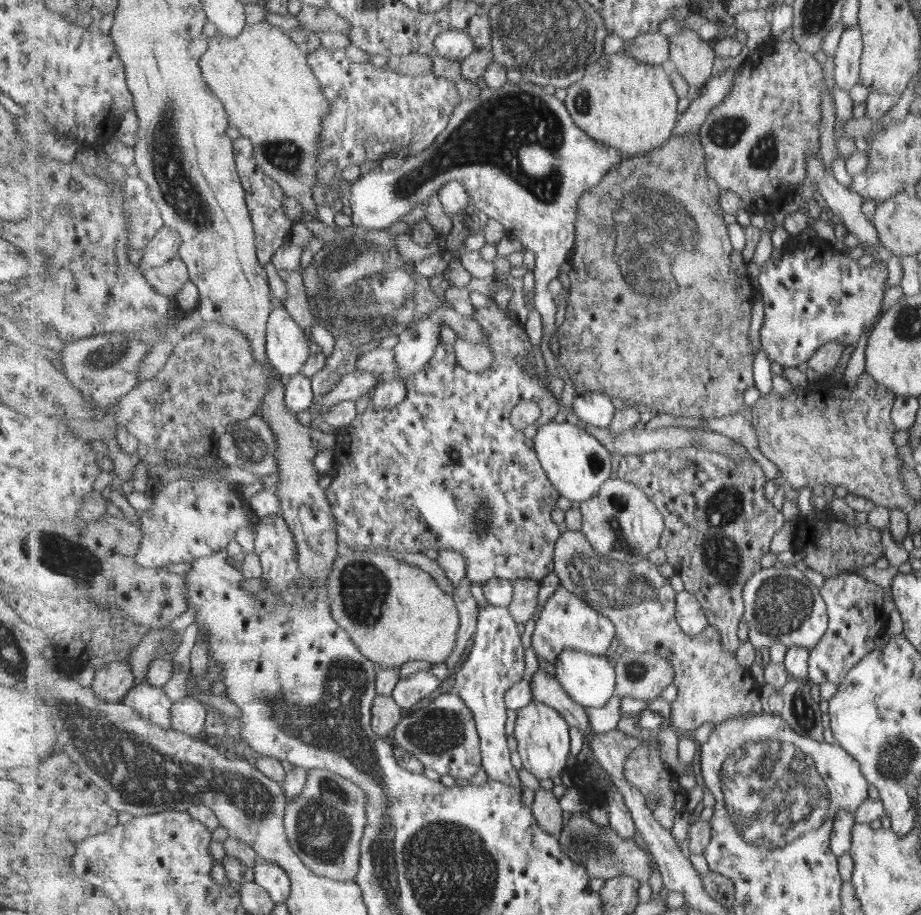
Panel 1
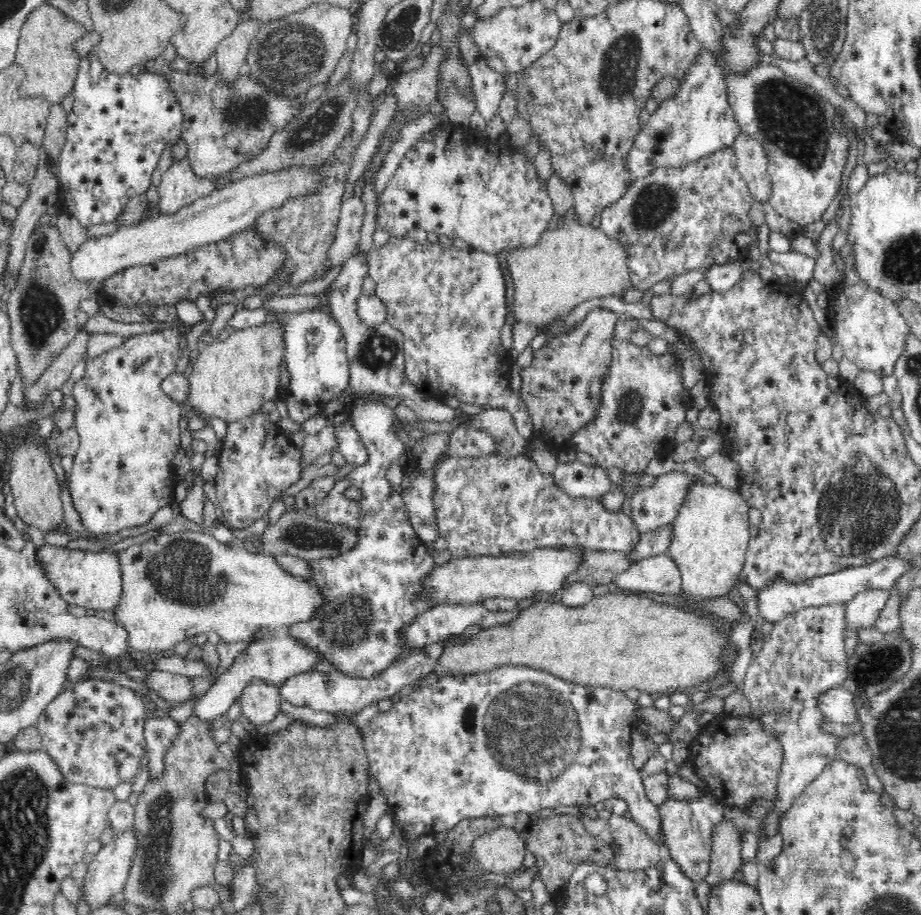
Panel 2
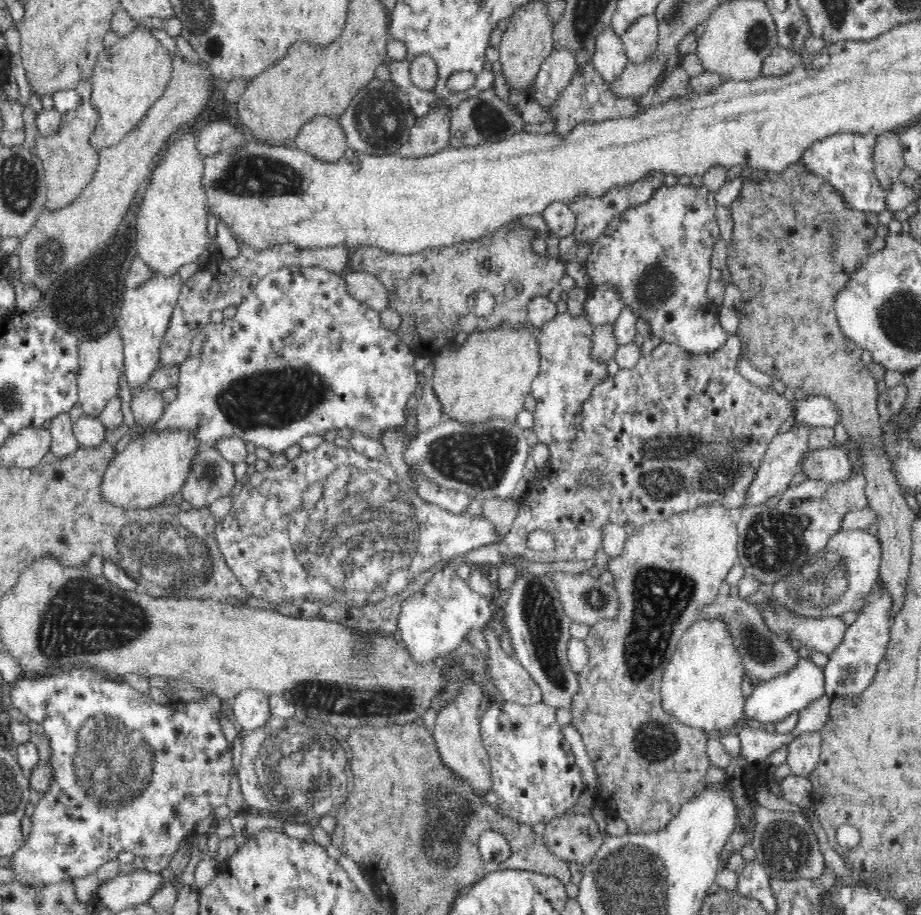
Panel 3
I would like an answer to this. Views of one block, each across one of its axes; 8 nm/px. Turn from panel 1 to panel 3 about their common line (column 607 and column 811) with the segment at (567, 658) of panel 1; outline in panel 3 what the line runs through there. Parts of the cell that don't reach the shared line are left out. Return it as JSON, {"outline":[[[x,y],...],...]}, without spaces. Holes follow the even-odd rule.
{"outline":[[[800,658],[796,667],[769,681],[761,681],[753,688],[752,694],[745,699],[744,717],[760,723],[772,723],[786,718],[789,714],[798,713],[817,698],[825,695],[825,675],[822,670],[808,658]]]}

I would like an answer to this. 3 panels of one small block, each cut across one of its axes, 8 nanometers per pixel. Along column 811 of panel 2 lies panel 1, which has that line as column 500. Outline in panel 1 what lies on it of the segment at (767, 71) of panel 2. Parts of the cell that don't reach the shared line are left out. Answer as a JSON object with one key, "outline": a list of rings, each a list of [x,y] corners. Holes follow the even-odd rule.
{"outline":[[[521,77],[518,82],[508,82],[505,86],[497,89],[493,89],[487,86],[485,89],[479,91],[475,96],[469,99],[464,99],[461,105],[457,105],[457,109],[453,111],[453,117],[449,119],[449,125],[445,128],[445,132],[441,133],[441,136],[423,152],[416,152],[414,155],[404,157],[404,163],[393,171],[383,171],[380,168],[373,169],[370,174],[363,175],[351,188],[351,199],[350,199],[350,210],[351,222],[358,230],[367,231],[369,229],[383,230],[383,228],[389,228],[397,222],[401,222],[407,214],[413,212],[413,208],[429,203],[434,198],[436,193],[440,193],[443,186],[448,184],[448,182],[461,182],[465,186],[465,191],[469,194],[470,202],[478,209],[487,214],[489,220],[499,221],[503,226],[505,226],[507,233],[520,241],[523,244],[525,250],[530,250],[534,254],[534,268],[533,268],[533,279],[535,280],[535,288],[533,288],[533,303],[534,308],[541,314],[543,318],[543,326],[545,326],[545,332],[543,332],[543,337],[547,340],[549,344],[550,337],[552,337],[554,328],[555,316],[557,316],[557,304],[555,303],[555,296],[551,293],[549,289],[550,282],[559,276],[559,273],[567,268],[567,264],[570,260],[569,252],[574,248],[575,239],[577,239],[577,209],[579,209],[579,198],[589,189],[594,188],[603,180],[608,179],[611,169],[617,165],[617,163],[623,163],[627,160],[617,148],[609,146],[609,144],[603,144],[595,138],[591,138],[585,130],[583,130],[572,117],[571,112],[568,110],[568,106],[564,101],[559,100],[557,96],[553,94],[548,94],[545,91],[545,86],[534,83],[529,78]]]}

